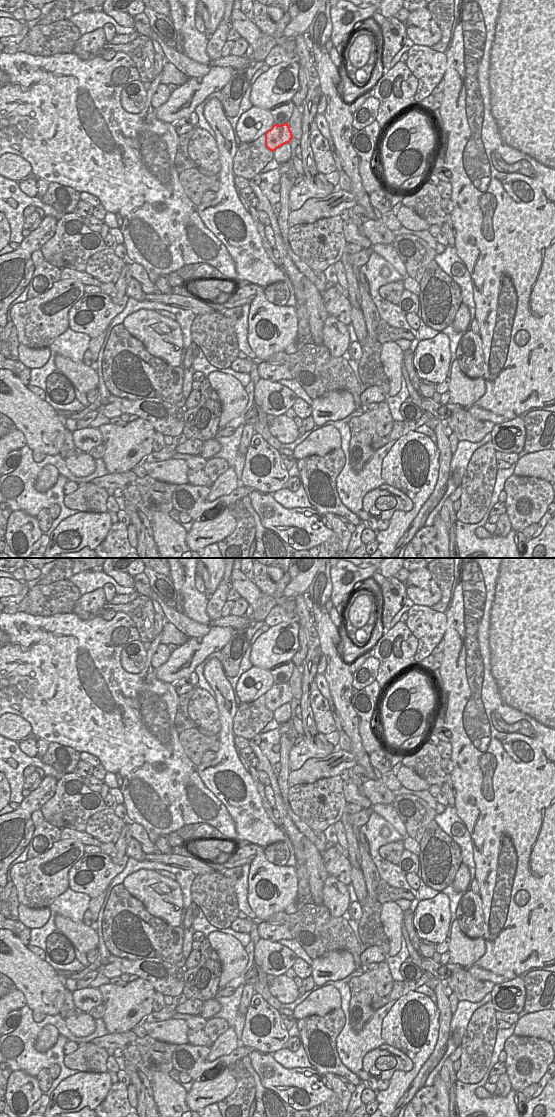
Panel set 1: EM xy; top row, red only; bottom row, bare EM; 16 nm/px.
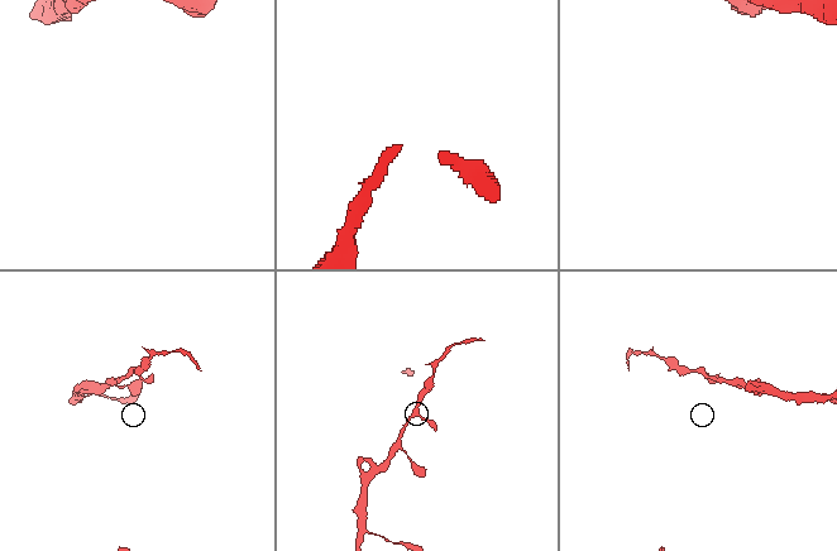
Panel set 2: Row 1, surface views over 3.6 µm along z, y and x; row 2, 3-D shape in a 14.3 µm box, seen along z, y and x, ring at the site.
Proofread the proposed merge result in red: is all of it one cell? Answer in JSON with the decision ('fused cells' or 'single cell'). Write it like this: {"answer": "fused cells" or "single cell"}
{"answer": "single cell"}

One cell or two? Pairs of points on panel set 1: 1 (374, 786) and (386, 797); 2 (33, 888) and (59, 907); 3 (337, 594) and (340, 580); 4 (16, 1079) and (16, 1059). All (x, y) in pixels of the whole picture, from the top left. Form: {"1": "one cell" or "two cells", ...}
{"1": "one cell", "2": "two cells", "3": "one cell", "4": "two cells"}

